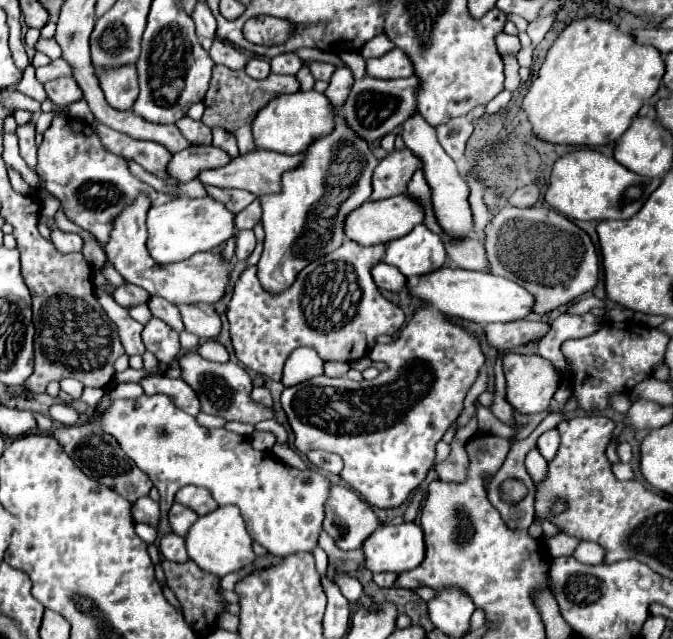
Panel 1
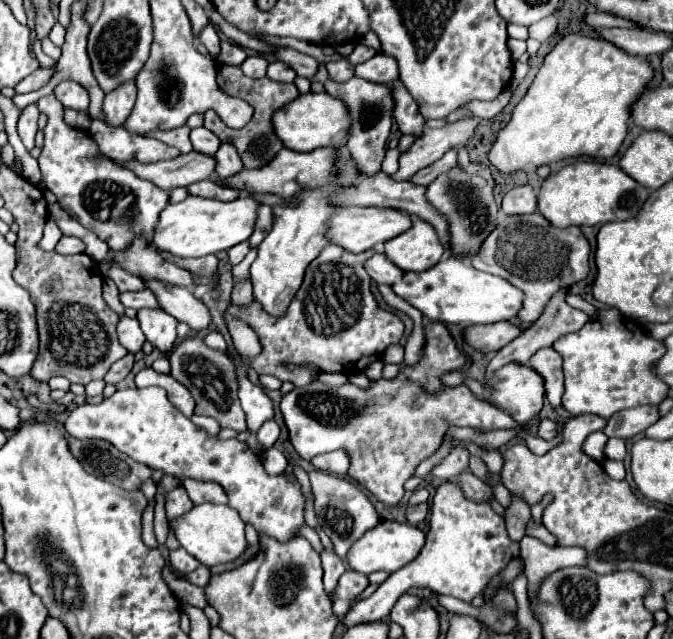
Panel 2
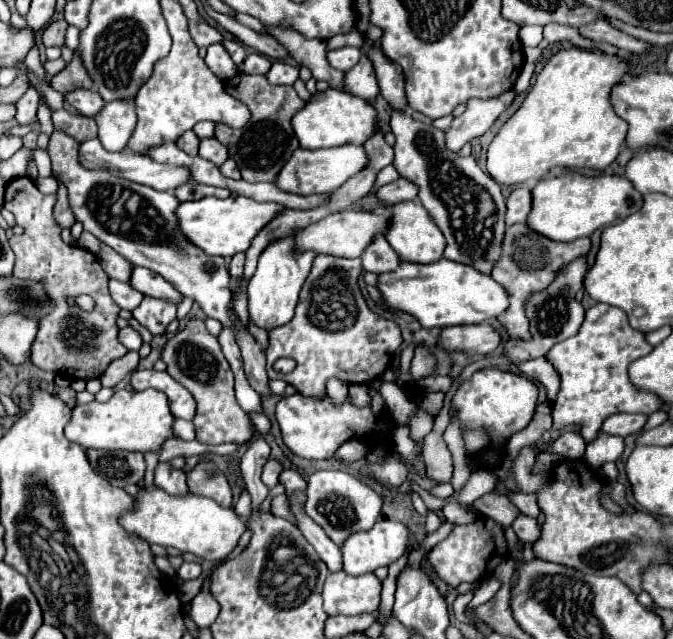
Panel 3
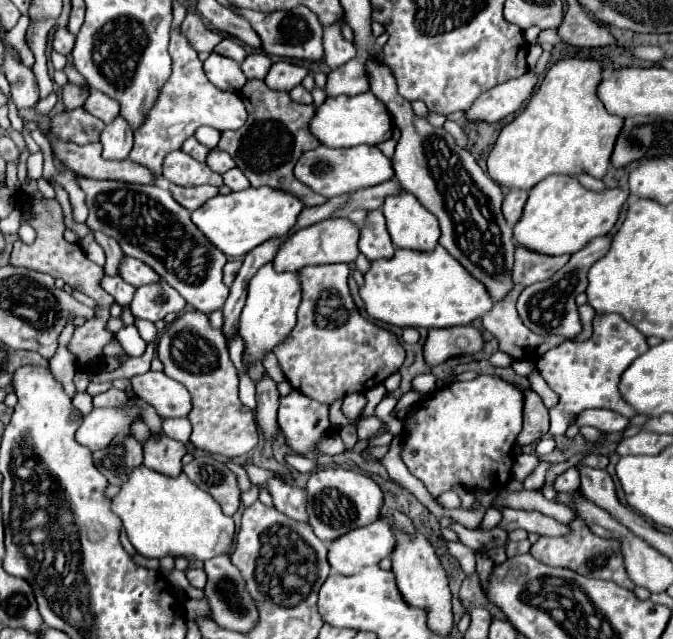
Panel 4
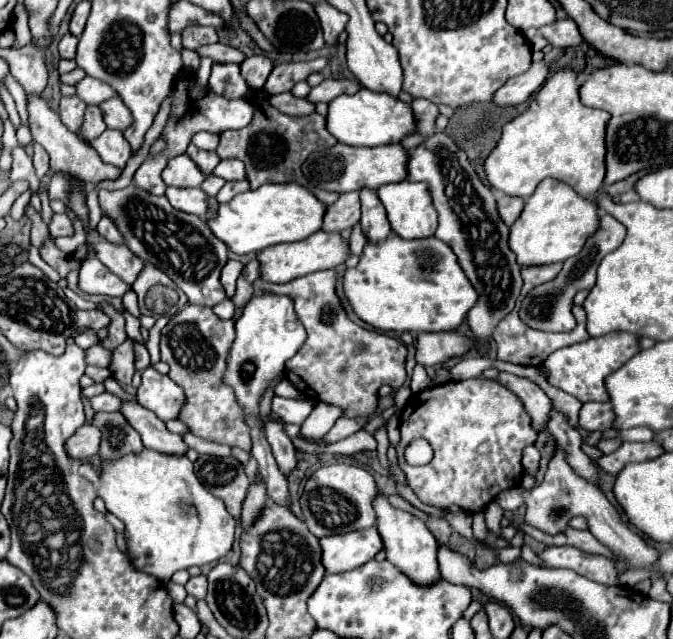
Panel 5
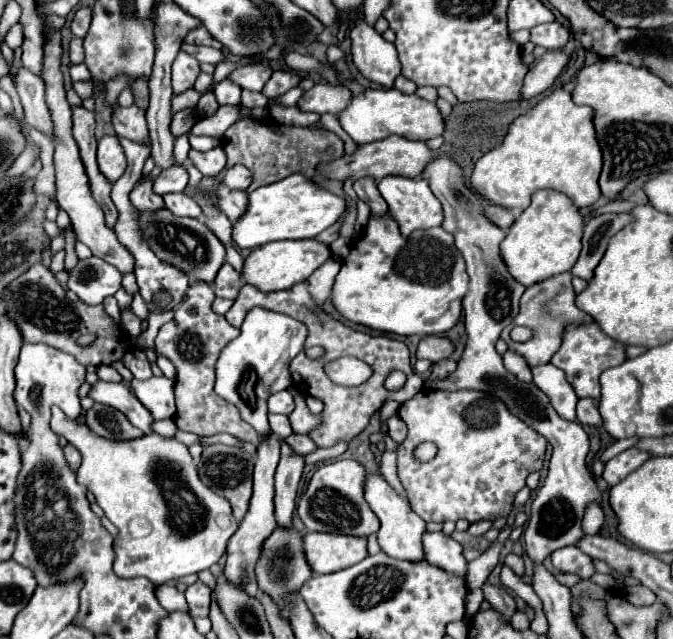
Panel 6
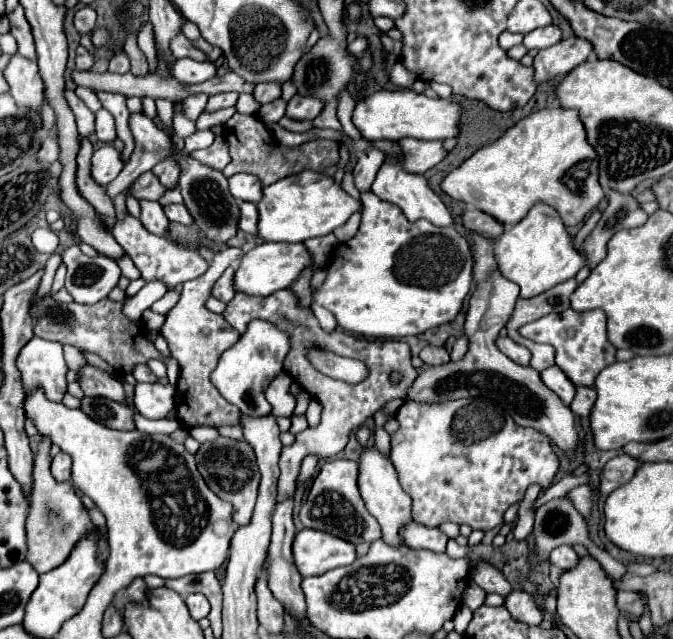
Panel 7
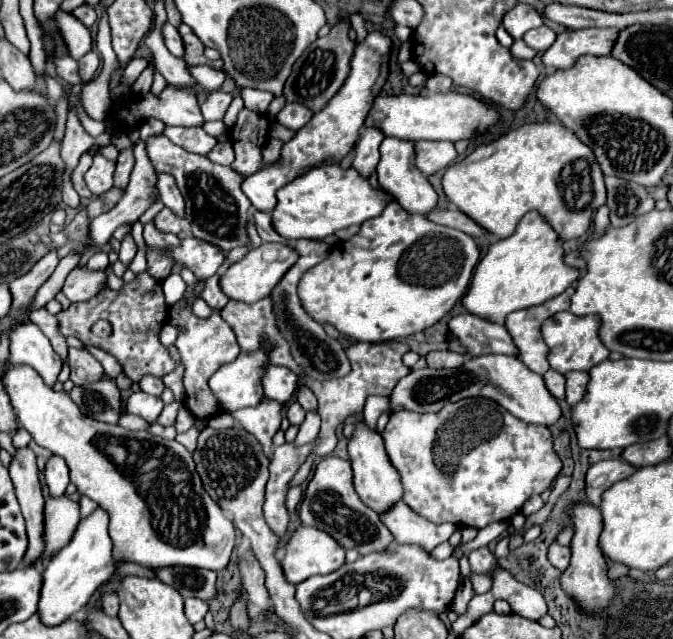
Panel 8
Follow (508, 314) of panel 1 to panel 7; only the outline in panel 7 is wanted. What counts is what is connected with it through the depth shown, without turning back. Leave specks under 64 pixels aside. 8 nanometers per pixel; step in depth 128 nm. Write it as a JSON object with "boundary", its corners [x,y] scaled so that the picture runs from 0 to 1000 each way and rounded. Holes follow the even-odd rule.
{"boundary":[[[541,300],[535,313],[535,357],[520,376],[520,385],[517,379],[511,379],[499,388],[487,416],[487,432],[475,457],[467,457],[467,469],[499,495],[508,516],[550,529],[618,526],[639,513],[672,504],[701,448],[701,401],[692,372],[675,354],[651,357],[645,351],[636,351],[636,344],[606,351],[606,344],[594,338],[594,326],[588,326],[585,319],[571,319],[571,313],[565,313],[553,300]]]}

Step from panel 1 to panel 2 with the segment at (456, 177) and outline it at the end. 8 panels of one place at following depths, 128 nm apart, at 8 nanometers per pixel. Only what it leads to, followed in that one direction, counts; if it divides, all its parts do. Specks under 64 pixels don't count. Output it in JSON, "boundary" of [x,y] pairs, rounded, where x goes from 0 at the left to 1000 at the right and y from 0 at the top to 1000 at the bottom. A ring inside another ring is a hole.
{"boundary":[[[594,125],[582,128],[588,138],[588,169],[585,169],[585,185],[591,191],[591,200],[597,210],[606,213],[627,213],[633,200],[633,188],[621,175],[621,163],[606,150],[606,141],[594,131]]]}

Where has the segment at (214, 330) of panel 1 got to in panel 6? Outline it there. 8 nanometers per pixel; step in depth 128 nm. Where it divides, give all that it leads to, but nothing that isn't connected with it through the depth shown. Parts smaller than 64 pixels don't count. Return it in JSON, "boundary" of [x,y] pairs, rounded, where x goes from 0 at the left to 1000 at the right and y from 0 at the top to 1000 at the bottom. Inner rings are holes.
{"boundary":[[[74,50],[71,63],[68,63],[68,91],[65,91],[65,128],[68,128],[68,163],[77,175],[77,188],[83,197],[83,238],[80,238],[80,260],[83,260],[83,313],[89,319],[92,329],[101,332],[104,338],[104,351],[116,369],[119,379],[125,379],[140,401],[152,404],[155,410],[160,410],[163,416],[169,416],[178,429],[190,429],[199,426],[199,404],[190,394],[190,388],[184,388],[178,382],[178,376],[172,372],[169,360],[163,360],[155,351],[155,335],[149,329],[149,322],[140,316],[137,304],[134,304],[134,288],[131,288],[131,275],[125,266],[125,257],[119,250],[119,238],[113,222],[107,219],[107,175],[104,175],[104,163],[98,156],[98,141],[92,135],[92,113],[89,113],[89,50]]]}

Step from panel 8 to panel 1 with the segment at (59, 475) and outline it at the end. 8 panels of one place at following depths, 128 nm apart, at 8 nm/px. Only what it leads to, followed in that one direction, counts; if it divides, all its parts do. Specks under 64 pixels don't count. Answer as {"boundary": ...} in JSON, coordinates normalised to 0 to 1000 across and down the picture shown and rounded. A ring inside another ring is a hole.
{"boundary":[[[244,617],[169,626],[163,642],[152,651],[152,667],[235,764],[241,779],[236,836],[257,834],[248,809],[256,776],[270,761],[288,757],[306,764],[324,792],[354,789],[374,845],[389,851],[398,864],[431,870],[470,858],[493,764],[493,754],[473,736],[434,732],[407,710],[374,701],[371,685],[336,670],[303,670]]]}

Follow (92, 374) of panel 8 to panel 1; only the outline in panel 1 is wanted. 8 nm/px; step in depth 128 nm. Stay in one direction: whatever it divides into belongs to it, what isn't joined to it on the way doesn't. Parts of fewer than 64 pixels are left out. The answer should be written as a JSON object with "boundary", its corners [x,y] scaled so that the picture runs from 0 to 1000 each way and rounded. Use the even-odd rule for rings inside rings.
{"boundary":[[[262,786],[256,789],[256,795],[250,801],[250,820],[253,820],[256,833],[264,836],[264,839],[276,839],[279,829],[282,829],[282,823],[291,814],[294,814],[294,804],[291,801],[285,801],[282,795],[276,795],[270,789],[262,789]]]}

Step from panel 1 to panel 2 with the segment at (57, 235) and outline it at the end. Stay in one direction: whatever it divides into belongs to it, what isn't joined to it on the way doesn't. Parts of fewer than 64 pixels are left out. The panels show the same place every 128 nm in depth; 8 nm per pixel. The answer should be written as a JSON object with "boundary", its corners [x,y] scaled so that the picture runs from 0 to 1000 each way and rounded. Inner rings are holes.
{"boundary":[[[92,369],[89,379],[83,382],[86,397],[122,397],[125,391],[128,391],[125,379],[119,372],[110,372],[110,369]]]}

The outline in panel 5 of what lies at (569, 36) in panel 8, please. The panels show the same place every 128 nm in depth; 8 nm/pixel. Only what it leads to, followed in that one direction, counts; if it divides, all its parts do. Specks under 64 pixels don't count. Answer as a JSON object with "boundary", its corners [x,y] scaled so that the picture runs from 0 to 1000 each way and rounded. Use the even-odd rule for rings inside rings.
{"boundary":[[[793,97],[785,113],[758,122],[743,141],[737,141],[731,163],[737,166],[770,166],[785,156],[811,125],[814,103],[808,97]]]}

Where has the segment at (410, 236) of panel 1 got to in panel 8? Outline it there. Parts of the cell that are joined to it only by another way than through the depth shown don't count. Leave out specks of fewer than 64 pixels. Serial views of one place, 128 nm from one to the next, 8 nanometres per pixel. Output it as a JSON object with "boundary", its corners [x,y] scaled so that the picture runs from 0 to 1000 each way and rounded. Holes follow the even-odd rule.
{"boundary":[[[571,216],[565,225],[565,257],[562,257],[562,288],[565,294],[582,307],[603,332],[609,335],[639,335],[651,322],[651,307],[645,294],[639,291],[636,279],[627,269],[618,269],[618,260],[612,257],[615,244],[615,222],[591,219],[591,216]]]}

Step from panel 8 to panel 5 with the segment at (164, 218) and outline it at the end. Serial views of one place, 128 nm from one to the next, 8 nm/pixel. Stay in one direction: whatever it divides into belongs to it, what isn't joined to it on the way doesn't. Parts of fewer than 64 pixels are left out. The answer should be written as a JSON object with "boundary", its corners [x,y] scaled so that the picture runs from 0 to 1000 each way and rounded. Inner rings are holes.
{"boundary":[[[250,294],[247,310],[262,329],[291,335],[297,341],[306,338],[309,304],[300,294]]]}

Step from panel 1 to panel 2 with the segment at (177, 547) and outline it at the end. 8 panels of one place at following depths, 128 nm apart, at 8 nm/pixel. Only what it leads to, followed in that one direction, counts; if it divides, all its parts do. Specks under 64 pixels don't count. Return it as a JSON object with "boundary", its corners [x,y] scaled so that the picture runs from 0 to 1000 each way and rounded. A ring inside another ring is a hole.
{"boundary":[[[262,858],[262,861],[253,861],[253,886],[262,889],[264,895],[273,895],[273,898],[282,898],[285,892],[294,889],[294,876],[288,870],[282,870],[279,864],[273,864],[273,858]]]}

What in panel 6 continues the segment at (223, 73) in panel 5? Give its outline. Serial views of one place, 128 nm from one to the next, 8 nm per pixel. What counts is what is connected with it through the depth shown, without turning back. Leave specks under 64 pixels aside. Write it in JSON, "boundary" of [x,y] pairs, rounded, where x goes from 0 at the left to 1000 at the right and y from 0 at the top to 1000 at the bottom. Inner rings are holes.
{"boundary":[[[333,122],[330,128],[324,128],[318,135],[318,150],[324,156],[324,163],[357,163],[357,135],[348,131],[342,122]]]}

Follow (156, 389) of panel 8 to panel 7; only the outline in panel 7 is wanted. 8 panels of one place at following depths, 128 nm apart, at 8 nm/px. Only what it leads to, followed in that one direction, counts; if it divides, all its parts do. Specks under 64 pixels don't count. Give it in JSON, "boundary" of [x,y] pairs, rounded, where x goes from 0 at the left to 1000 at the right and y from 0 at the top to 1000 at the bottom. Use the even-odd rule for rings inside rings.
{"boundary":[[[202,570],[202,576],[199,576],[199,592],[205,595],[205,598],[232,598],[235,592],[232,592],[232,585],[226,585],[226,579],[220,576],[220,570]]]}

